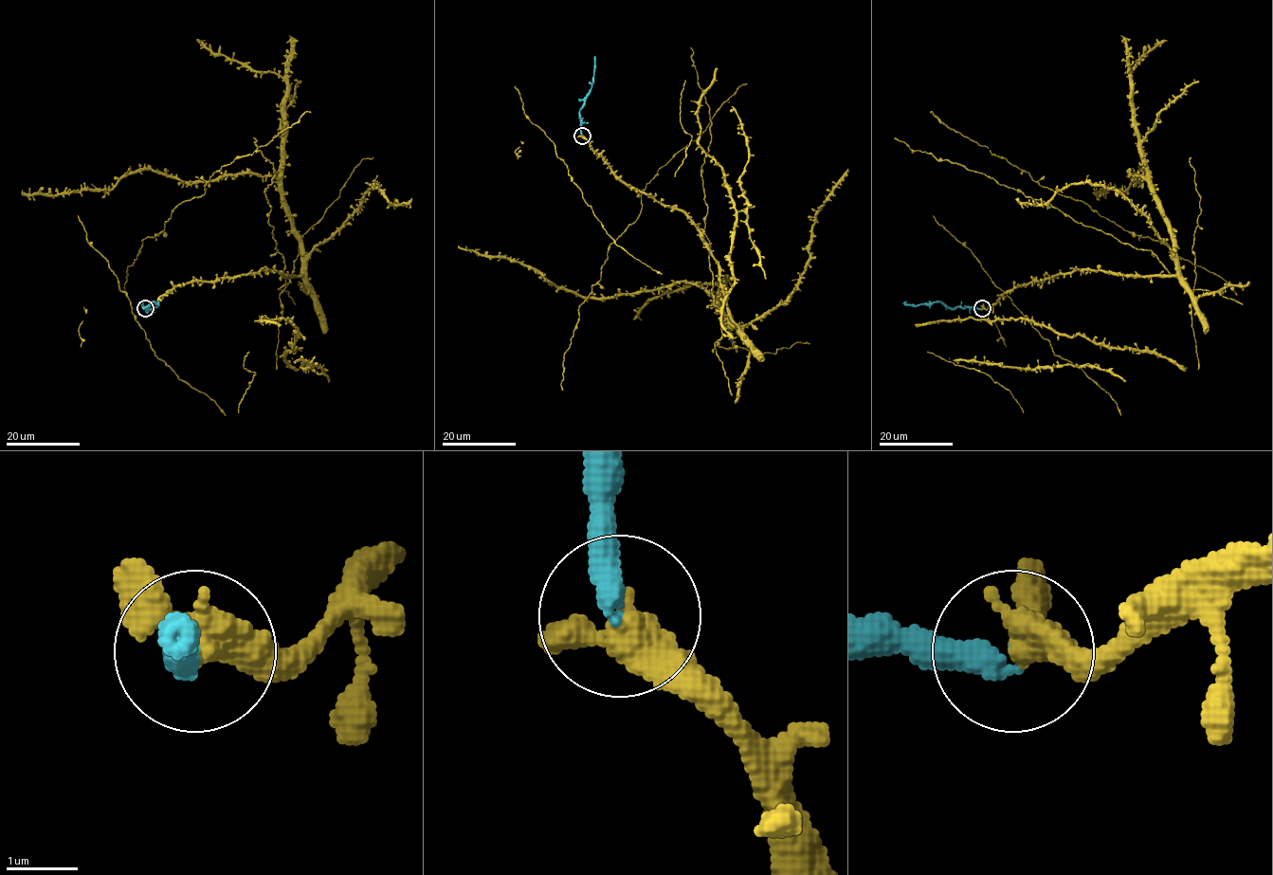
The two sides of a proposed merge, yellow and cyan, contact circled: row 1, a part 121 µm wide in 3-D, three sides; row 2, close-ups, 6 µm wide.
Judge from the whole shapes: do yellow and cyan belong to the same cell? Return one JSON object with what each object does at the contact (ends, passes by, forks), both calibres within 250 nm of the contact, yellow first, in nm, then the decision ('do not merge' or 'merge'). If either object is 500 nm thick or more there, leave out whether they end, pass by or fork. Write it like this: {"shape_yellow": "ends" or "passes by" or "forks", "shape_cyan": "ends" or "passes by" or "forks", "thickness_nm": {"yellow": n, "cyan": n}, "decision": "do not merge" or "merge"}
{"shape_yellow": "passes by", "shape_cyan": "ends", "thickness_nm": {"yellow": 460, "cyan": 340}, "decision": "merge"}

